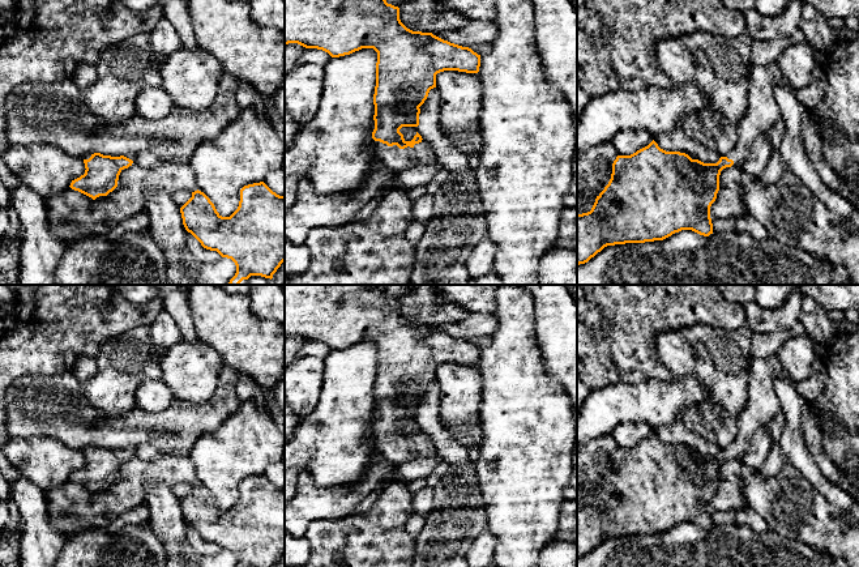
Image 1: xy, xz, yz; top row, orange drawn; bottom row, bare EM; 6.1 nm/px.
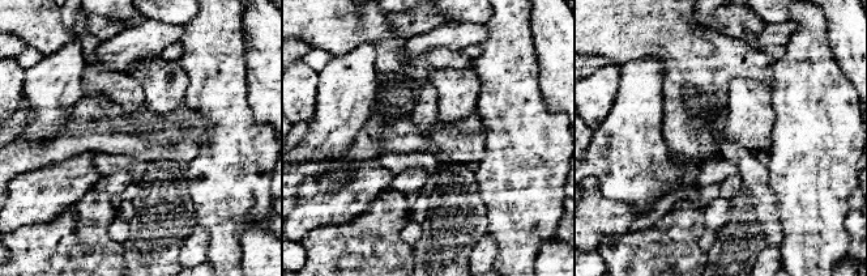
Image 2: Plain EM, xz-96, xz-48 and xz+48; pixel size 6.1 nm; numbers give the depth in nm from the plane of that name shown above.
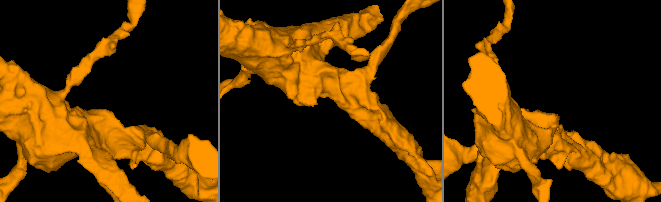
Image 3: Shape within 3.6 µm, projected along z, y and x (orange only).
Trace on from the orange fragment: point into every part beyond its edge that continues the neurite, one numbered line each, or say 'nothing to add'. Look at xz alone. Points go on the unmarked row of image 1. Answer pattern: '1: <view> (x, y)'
1: xz (394, 451)

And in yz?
1: yz (763, 404)

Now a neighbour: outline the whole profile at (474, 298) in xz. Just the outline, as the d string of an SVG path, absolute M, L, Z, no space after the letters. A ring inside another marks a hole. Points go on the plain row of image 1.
M437 285L443 297L469 314L493 314L499 285Z

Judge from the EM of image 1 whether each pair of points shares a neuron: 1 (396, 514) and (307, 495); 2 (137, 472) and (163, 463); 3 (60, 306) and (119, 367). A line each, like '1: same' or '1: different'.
1: different
2: same
3: different

